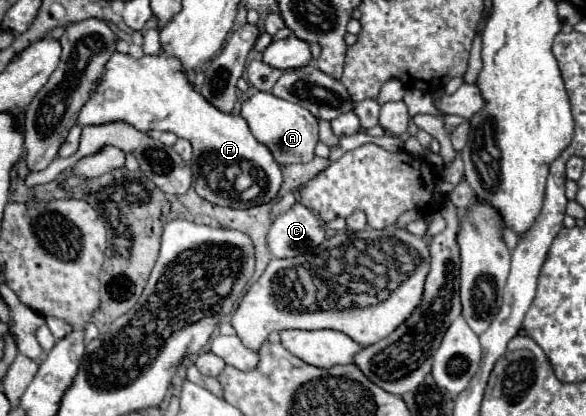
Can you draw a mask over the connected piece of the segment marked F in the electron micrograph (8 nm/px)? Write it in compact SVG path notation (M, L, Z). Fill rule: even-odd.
M115 51L109 57L109 61L105 63L103 75L97 81L95 91L91 91L89 101L79 111L77 121L79 121L79 125L105 125L105 123L113 123L113 121L123 121L123 123L139 129L139 131L171 131L177 137L187 139L193 147L191 167L195 173L195 191L203 199L207 199L215 205L221 205L221 207L247 209L251 205L269 203L271 199L275 199L275 195L283 183L281 167L275 163L275 159L271 157L267 147L259 145L259 141L251 135L243 117L219 113L219 109L215 109L211 103L203 101L201 93L193 91L193 87L189 85L185 73L179 73L179 61L171 61L171 57L167 57L165 53L143 55L141 59L133 59L131 55ZM241 175L247 175L247 187L239 185ZM251 185L257 185L257 193L251 199L243 199L241 195Z

